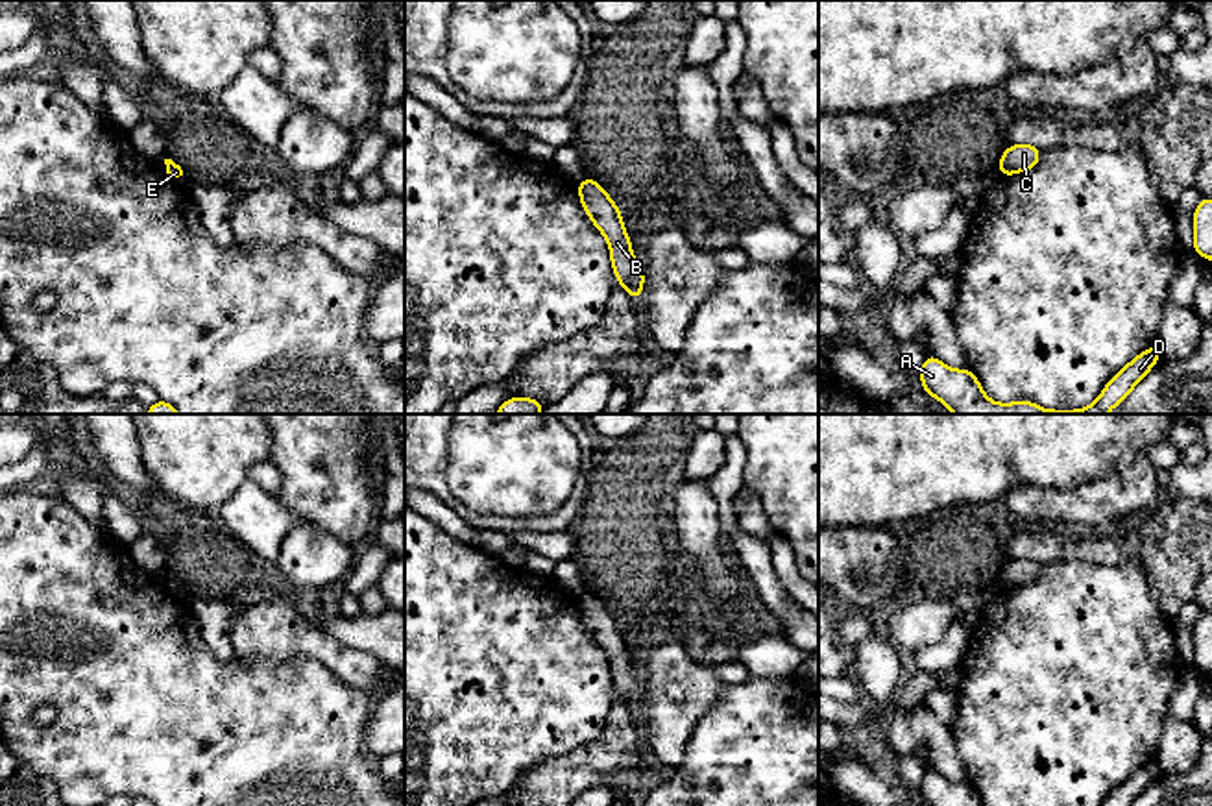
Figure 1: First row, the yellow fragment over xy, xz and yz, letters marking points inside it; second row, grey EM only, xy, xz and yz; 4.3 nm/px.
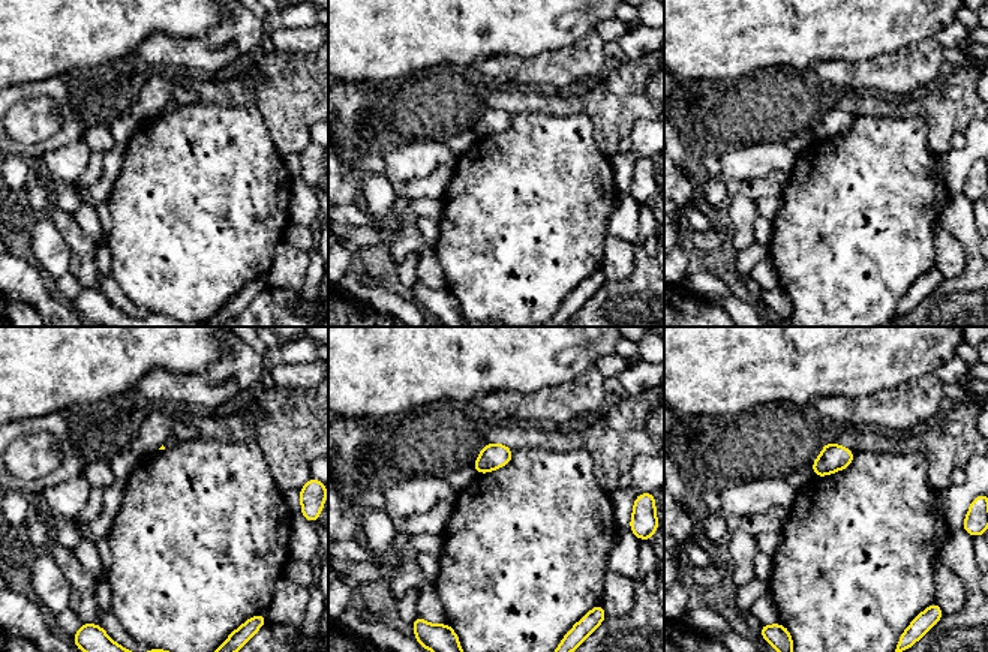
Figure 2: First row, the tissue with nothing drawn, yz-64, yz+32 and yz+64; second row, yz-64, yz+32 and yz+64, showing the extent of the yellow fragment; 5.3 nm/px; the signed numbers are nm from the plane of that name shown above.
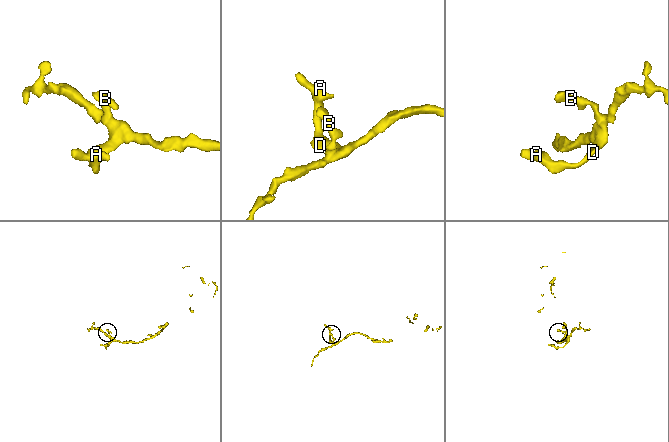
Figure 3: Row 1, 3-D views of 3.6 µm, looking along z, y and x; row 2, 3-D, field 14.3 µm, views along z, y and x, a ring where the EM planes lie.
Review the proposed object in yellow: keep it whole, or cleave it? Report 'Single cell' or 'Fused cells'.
Single cell

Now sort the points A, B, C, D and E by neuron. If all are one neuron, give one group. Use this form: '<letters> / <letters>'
A B C D E

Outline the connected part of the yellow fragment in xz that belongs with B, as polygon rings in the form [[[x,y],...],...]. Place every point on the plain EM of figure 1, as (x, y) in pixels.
[[[591,592],[578,597],[578,610],[586,629],[610,658],[612,682],[619,699],[632,710],[634,715],[639,714],[645,688],[641,684],[641,677],[634,673],[632,656],[621,634],[621,623]]]

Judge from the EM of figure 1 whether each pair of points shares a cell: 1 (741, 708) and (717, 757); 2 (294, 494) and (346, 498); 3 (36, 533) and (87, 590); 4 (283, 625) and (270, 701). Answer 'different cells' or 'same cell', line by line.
1: same cell
2: same cell
3: same cell
4: different cells

